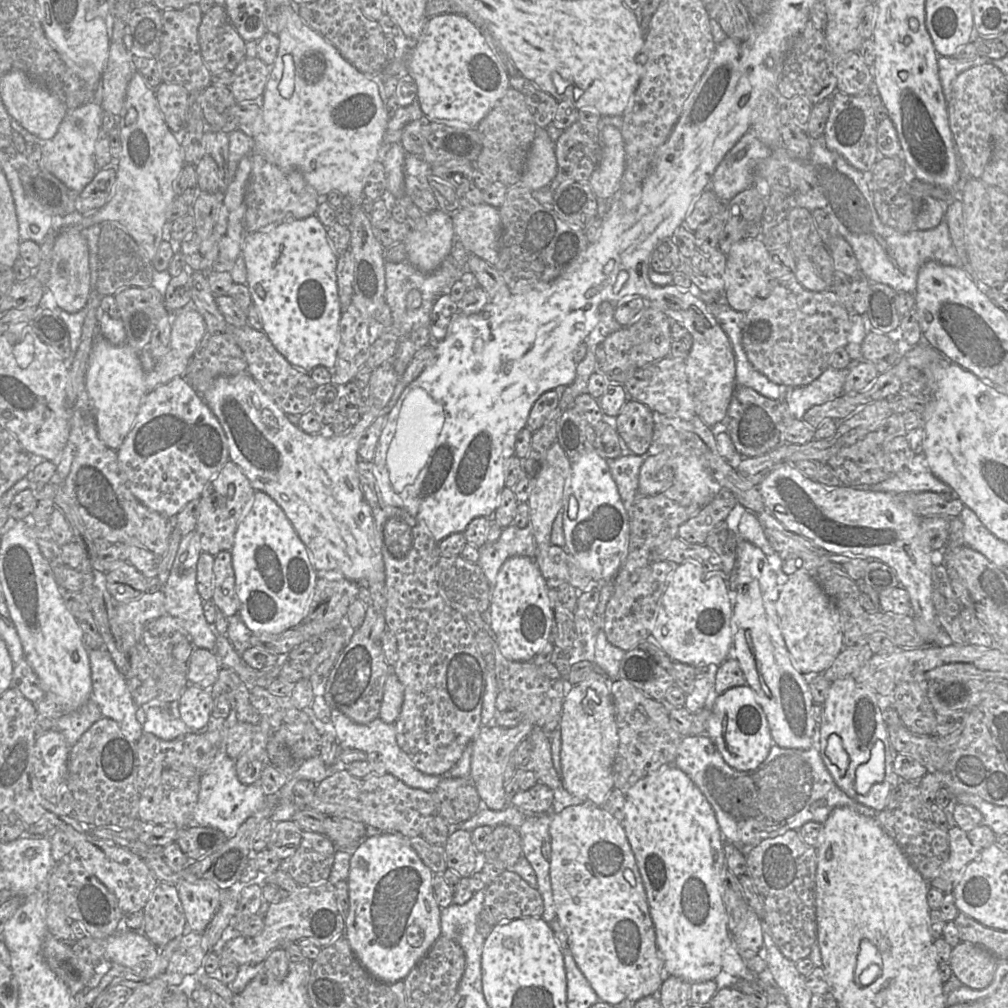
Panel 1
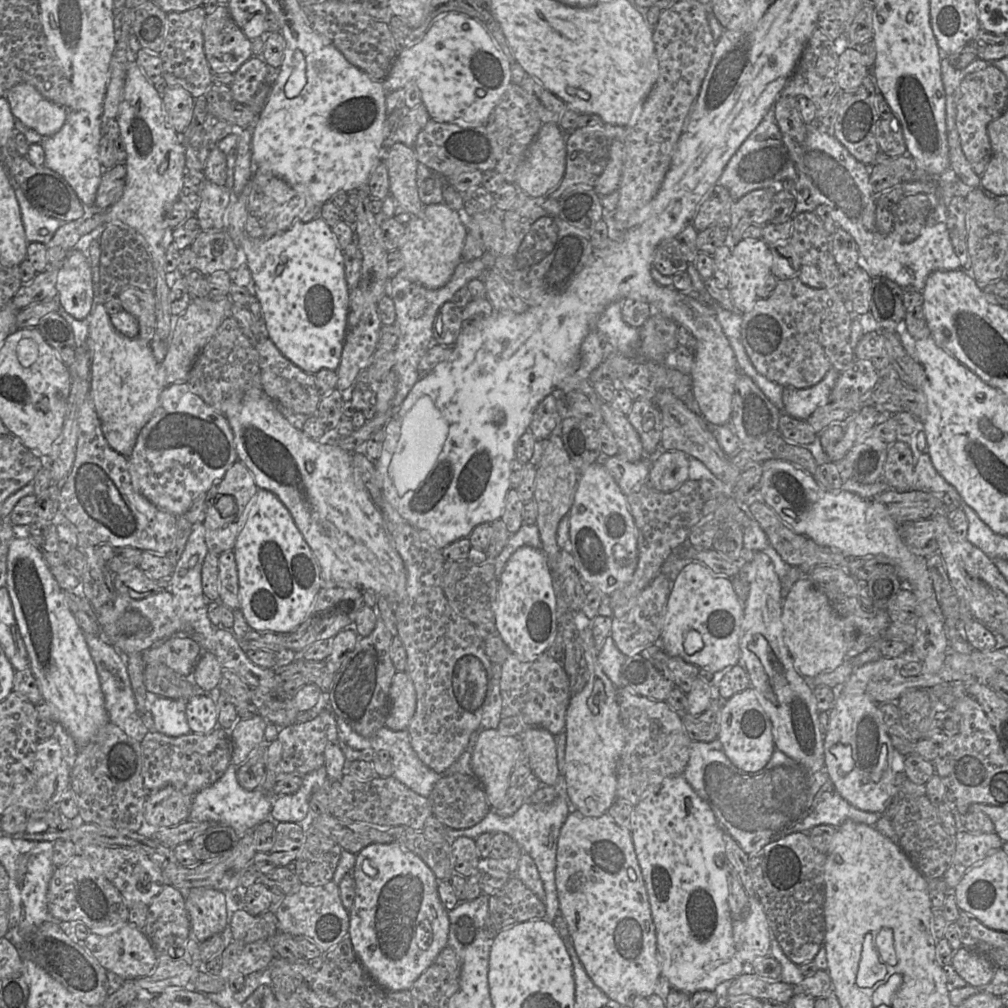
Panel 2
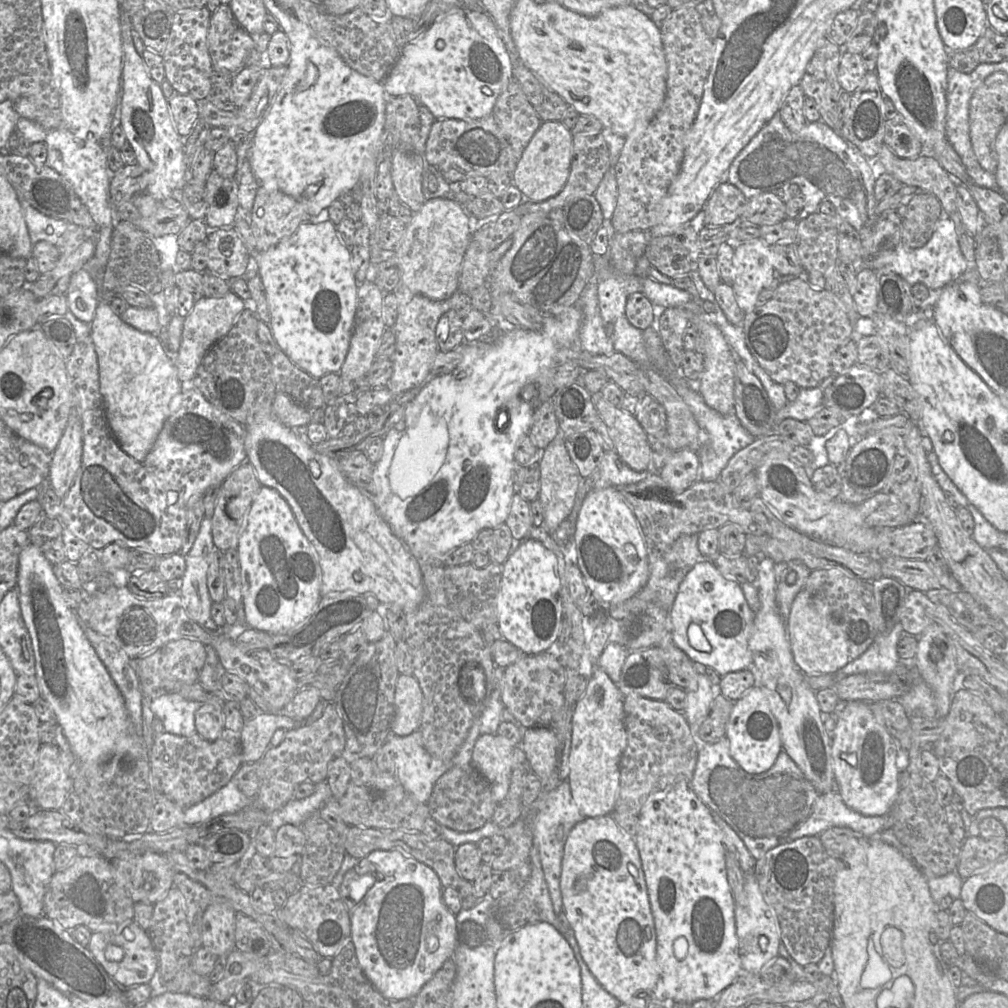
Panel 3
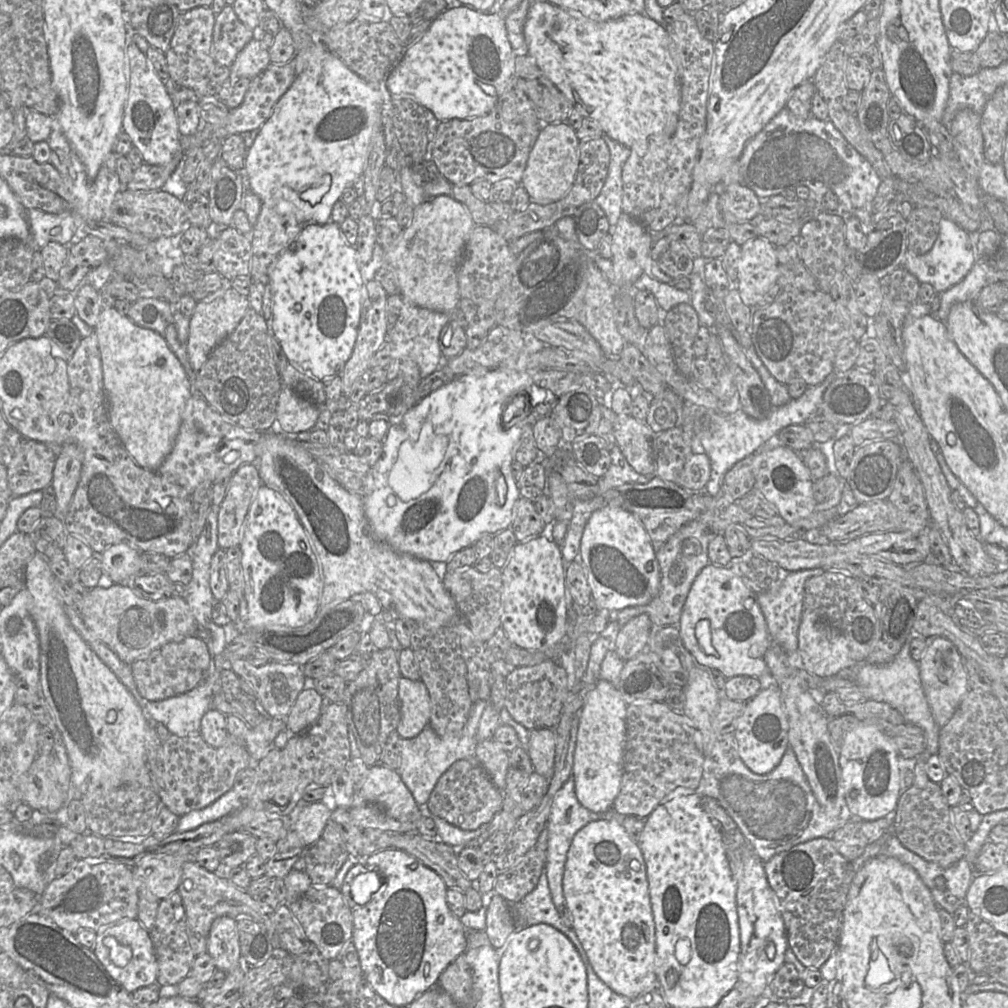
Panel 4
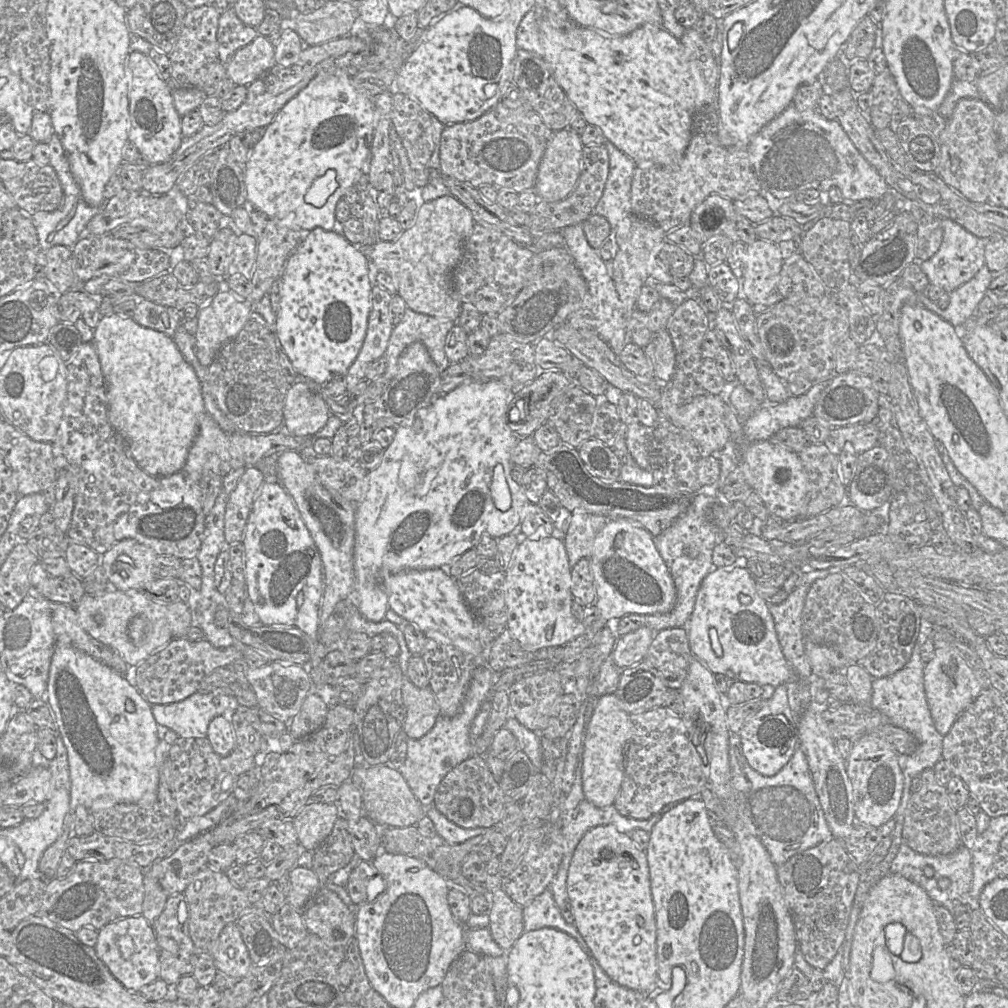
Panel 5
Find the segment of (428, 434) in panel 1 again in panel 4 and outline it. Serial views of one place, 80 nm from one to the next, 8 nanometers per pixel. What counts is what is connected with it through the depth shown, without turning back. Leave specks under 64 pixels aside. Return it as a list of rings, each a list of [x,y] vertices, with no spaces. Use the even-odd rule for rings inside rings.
[[[421,429],[417,441],[404,441],[399,448],[398,457],[389,473],[389,485],[402,501],[418,498],[431,487],[431,477],[441,464],[444,455],[443,447],[426,447],[427,431]]]

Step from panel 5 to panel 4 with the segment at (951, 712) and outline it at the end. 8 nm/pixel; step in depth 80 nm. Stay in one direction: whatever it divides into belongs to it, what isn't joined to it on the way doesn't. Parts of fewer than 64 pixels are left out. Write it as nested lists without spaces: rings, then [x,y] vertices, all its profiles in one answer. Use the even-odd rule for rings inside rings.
[[[938,636],[929,640],[918,665],[925,697],[936,724],[941,728],[949,722],[963,697],[970,690],[964,659],[951,641]]]

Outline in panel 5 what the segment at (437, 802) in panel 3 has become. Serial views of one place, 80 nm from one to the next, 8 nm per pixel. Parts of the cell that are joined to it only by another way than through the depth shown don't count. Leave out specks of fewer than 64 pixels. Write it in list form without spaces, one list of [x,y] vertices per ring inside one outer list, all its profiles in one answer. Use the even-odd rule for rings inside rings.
[[[472,756],[453,768],[439,784],[433,806],[456,825],[466,828],[497,826],[503,817],[505,800],[498,781],[484,757]]]

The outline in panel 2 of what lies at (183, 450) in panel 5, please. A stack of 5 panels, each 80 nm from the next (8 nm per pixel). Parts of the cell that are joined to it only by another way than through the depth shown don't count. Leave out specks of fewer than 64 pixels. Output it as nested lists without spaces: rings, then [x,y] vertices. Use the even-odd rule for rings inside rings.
[[[103,302],[96,303],[89,315],[87,349],[90,353],[90,396],[101,422],[103,434],[113,450],[129,457],[140,430],[156,408],[161,392],[170,385],[166,385],[164,370],[156,361],[150,344],[138,337],[128,338],[119,333],[112,325]]]

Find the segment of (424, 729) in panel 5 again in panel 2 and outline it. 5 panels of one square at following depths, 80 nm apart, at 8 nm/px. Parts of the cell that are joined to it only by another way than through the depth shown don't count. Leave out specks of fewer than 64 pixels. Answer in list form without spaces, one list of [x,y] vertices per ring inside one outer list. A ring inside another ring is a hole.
[[[396,672],[390,686],[391,710],[386,727],[394,731],[407,730],[416,711],[416,691],[405,672]]]

